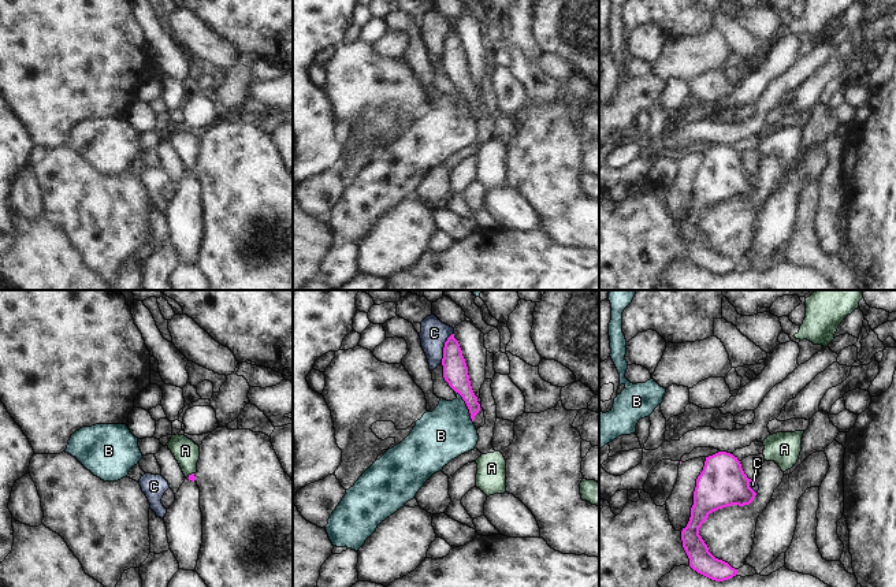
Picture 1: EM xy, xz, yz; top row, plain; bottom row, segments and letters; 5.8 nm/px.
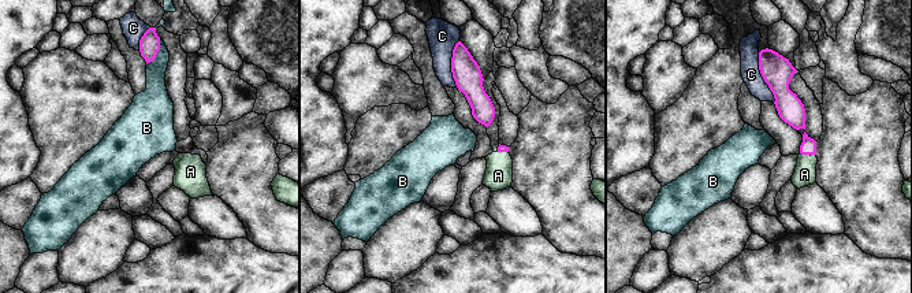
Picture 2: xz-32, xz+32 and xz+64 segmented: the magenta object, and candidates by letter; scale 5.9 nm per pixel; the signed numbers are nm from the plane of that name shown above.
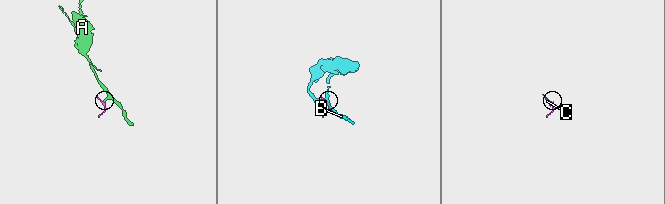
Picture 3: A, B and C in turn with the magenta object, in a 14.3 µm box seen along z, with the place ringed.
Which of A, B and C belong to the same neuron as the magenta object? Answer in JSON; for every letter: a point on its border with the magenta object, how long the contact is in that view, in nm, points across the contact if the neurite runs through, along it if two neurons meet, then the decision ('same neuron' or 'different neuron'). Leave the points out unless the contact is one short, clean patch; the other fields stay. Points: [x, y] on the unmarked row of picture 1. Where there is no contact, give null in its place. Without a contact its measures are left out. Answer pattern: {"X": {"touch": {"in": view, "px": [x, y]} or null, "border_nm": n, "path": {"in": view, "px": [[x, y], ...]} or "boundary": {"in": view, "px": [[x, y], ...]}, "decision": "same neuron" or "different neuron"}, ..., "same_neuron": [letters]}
{"A": {"touch": {"in": "xy", "px": [189, 168]}, "border_nm": 60, "path": {"in": "xy", "px": [[192, 170], [189, 168], [185, 144]]}, "decision": "same neuron"}, "B": {"touch": {"in": "xz", "px": [467, 99]}, "border_nm": 220, "decision": "different neuron"}, "C": {"touch": {"in": "xz", "px": [443, 41]}, "border_nm": 200, "decision": "different neuron"}, "same_neuron": ["A"]}

